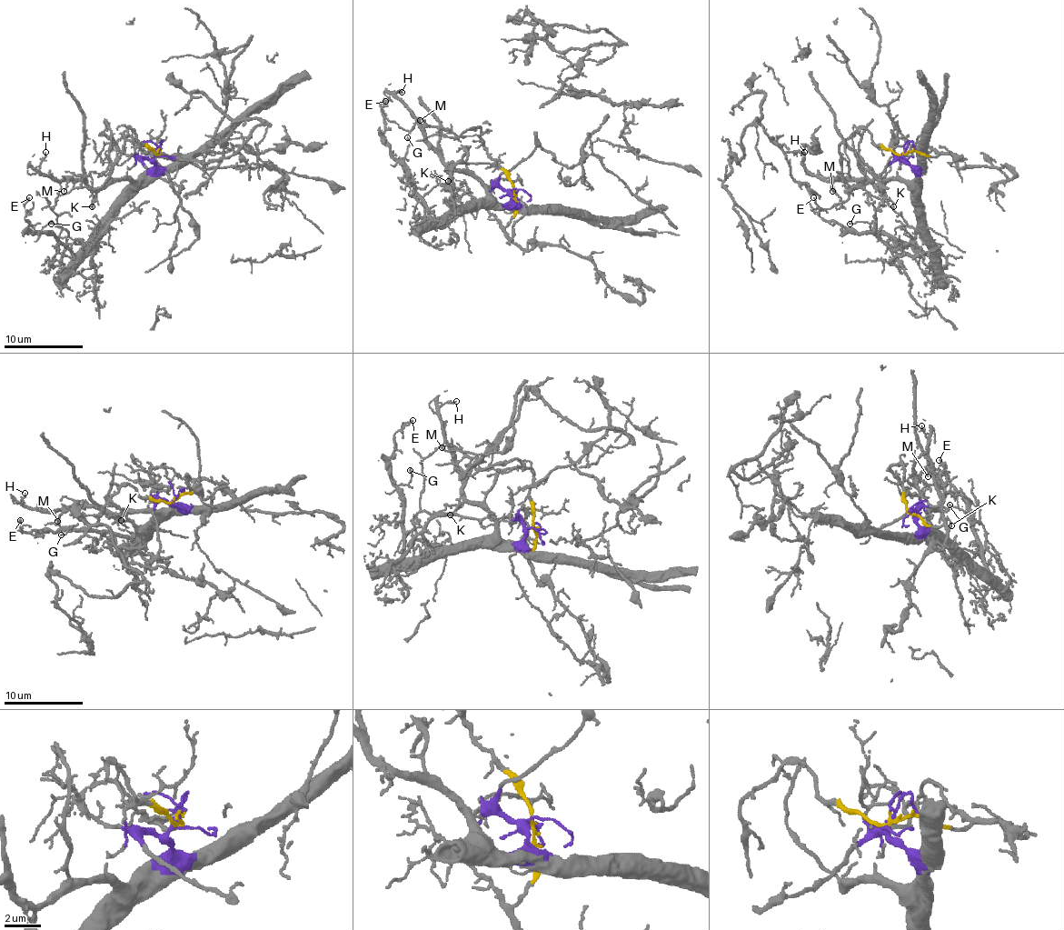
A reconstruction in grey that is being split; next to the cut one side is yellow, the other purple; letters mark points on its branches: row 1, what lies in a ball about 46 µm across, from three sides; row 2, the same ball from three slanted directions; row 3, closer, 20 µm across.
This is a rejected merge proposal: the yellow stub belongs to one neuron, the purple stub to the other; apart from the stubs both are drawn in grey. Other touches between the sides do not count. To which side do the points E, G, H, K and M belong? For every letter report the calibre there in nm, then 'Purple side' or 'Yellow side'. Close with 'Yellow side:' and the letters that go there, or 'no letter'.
E: Thickness 100 nm. Purple side
G: Thickness 110 nm. Purple side
H: Thickness 120 nm. Purple side
K: Thickness 120 nm. Purple side
M: Thickness 120 nm. Purple side
Yellow side: no letter

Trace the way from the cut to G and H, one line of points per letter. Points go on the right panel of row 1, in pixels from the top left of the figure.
G: (903, 154), (917, 175), (919, 233), (930, 253), (871, 229), (865, 221), (850, 223)
H: (903, 154), (895, 177), (880, 189), (870, 182), (820, 179), (804, 165), (804, 152)

